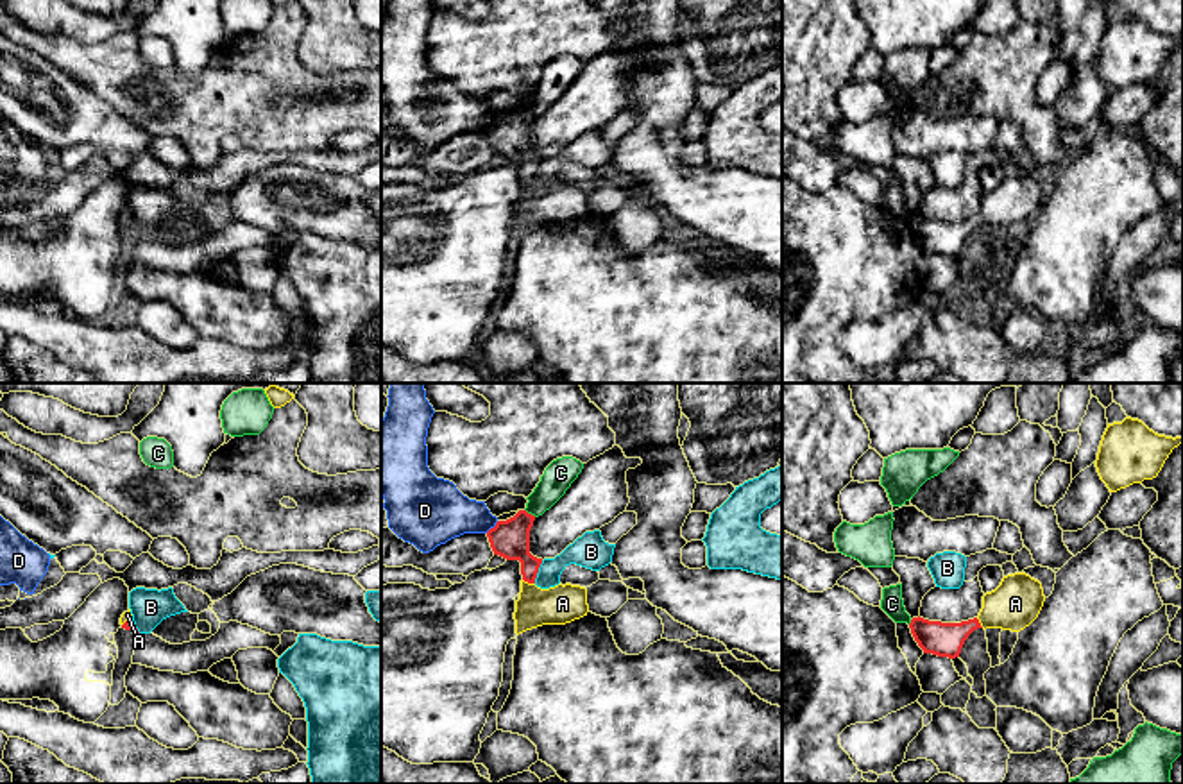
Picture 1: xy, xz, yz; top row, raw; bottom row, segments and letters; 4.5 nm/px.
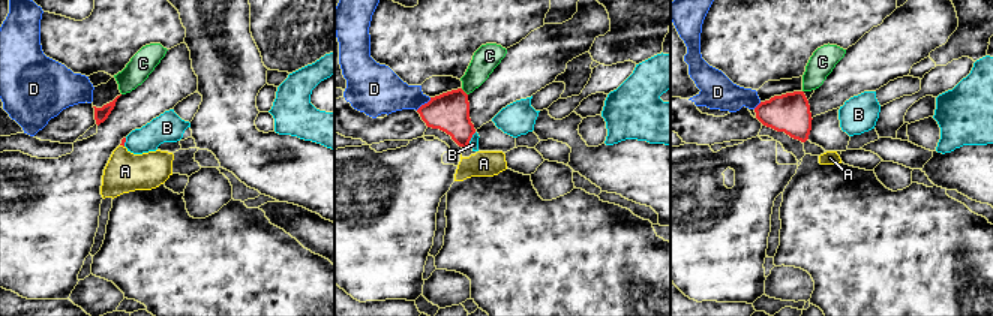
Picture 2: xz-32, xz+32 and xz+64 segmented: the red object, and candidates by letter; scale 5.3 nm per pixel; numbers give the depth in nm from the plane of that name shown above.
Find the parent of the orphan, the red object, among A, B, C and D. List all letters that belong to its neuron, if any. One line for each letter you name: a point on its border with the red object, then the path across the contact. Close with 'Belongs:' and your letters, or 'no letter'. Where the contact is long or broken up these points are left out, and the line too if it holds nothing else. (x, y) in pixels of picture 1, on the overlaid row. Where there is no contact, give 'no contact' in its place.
A: contact xz (528, 582); way xz (510, 539), (528, 562), (528, 582), (546, 604), (562, 604)
Belongs: A

